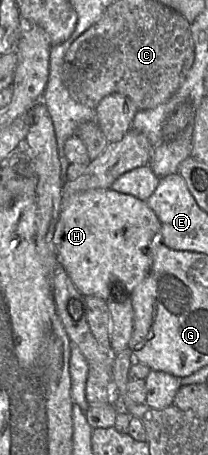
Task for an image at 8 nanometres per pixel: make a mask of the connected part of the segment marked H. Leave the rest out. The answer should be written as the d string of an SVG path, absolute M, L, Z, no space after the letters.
M65 187L63 190L63 198L60 205L60 213L55 226L53 234L53 244L55 247L55 254L58 263L65 269L68 276L72 280L75 287L86 297L93 296L100 298L104 301L108 301L110 298L110 292L112 286L117 283L123 287L121 294L125 291L129 291L128 295L146 278L151 266L152 266L152 256L150 252L150 245L152 241L155 241L156 236L160 235L161 223L154 213L154 211L148 206L146 201L142 201L134 196L116 192L109 189L92 189L87 190L86 195L65 195Z

